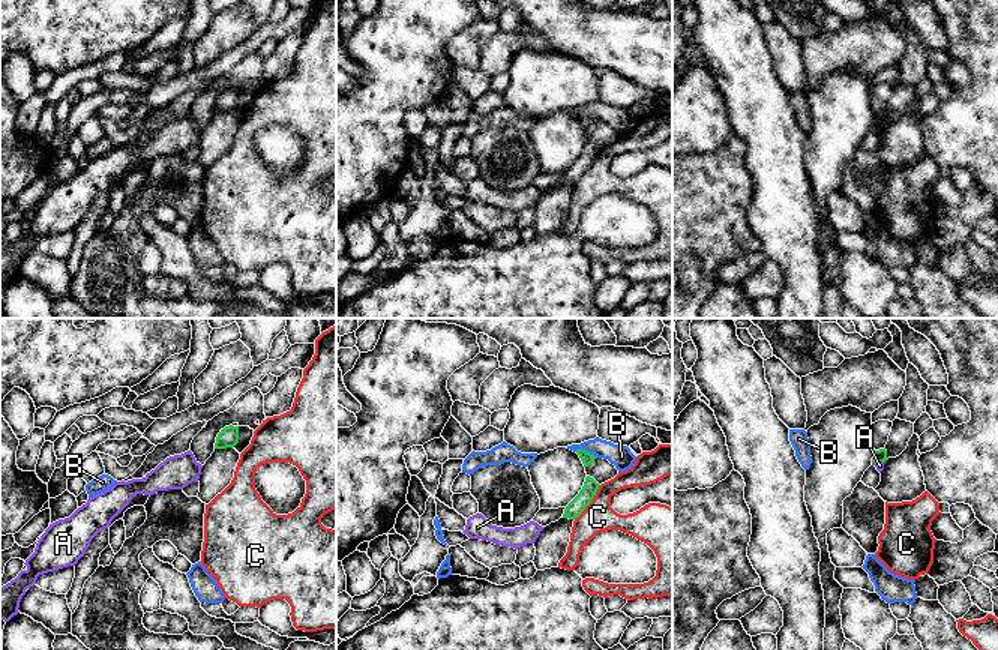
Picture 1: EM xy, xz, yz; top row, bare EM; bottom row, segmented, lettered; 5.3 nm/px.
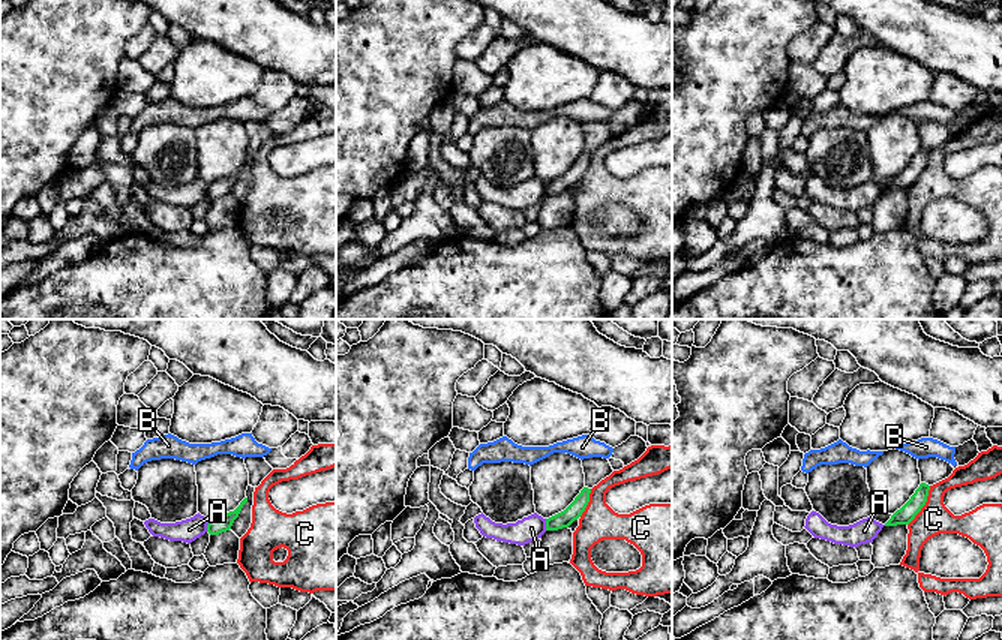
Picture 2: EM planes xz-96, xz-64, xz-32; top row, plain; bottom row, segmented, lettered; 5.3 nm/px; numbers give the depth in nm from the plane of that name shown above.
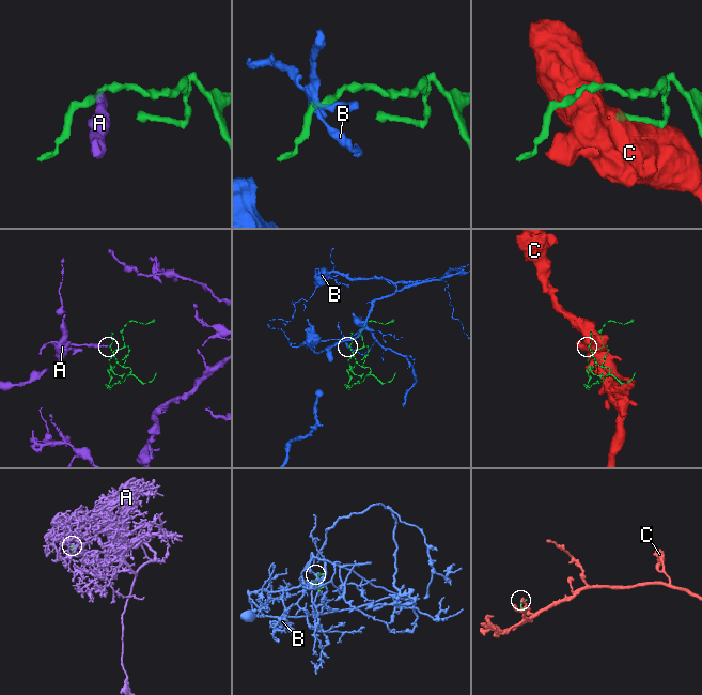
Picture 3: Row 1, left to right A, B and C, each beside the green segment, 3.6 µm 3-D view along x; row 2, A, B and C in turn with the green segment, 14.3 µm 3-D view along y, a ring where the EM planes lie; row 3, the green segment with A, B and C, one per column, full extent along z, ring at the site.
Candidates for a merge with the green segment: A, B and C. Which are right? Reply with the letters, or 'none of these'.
none of these

